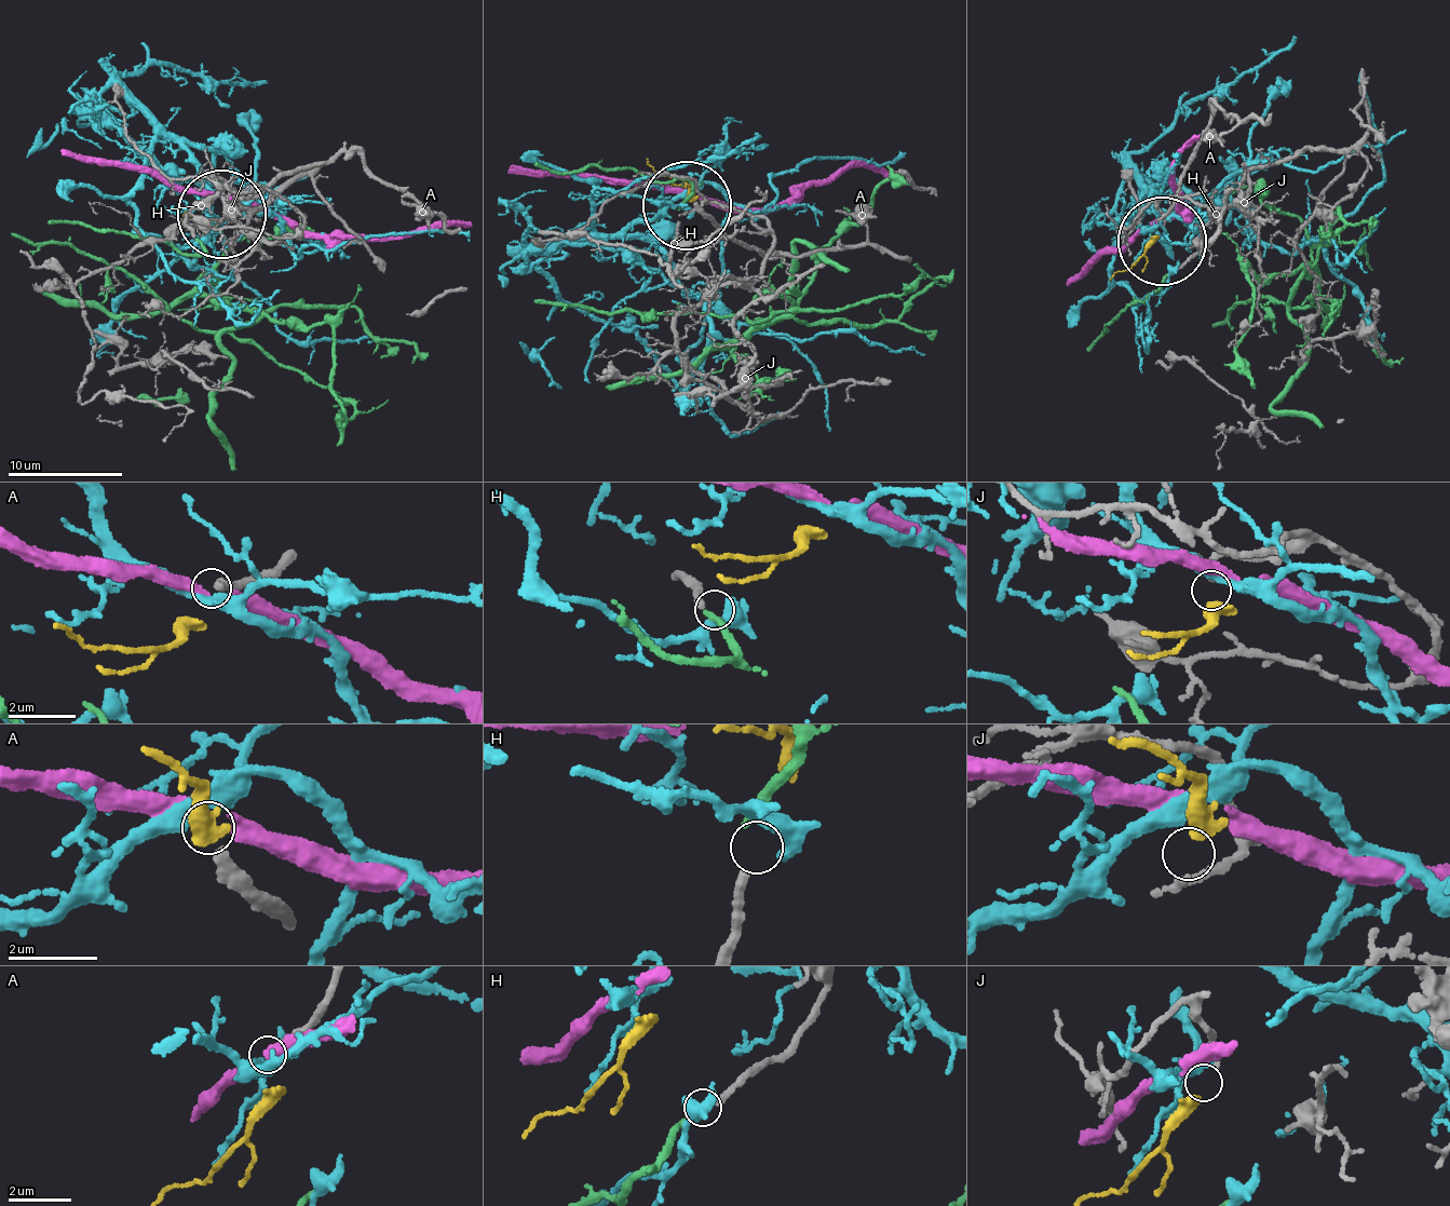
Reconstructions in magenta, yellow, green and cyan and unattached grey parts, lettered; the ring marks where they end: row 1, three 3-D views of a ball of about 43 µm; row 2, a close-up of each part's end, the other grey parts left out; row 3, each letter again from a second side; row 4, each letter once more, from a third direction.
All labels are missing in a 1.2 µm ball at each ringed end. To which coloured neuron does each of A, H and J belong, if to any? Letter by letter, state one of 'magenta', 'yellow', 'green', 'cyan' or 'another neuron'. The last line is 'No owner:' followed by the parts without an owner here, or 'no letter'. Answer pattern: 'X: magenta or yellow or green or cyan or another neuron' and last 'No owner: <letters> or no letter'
A: another neuron
H: green
J: yellow
No owner: A

